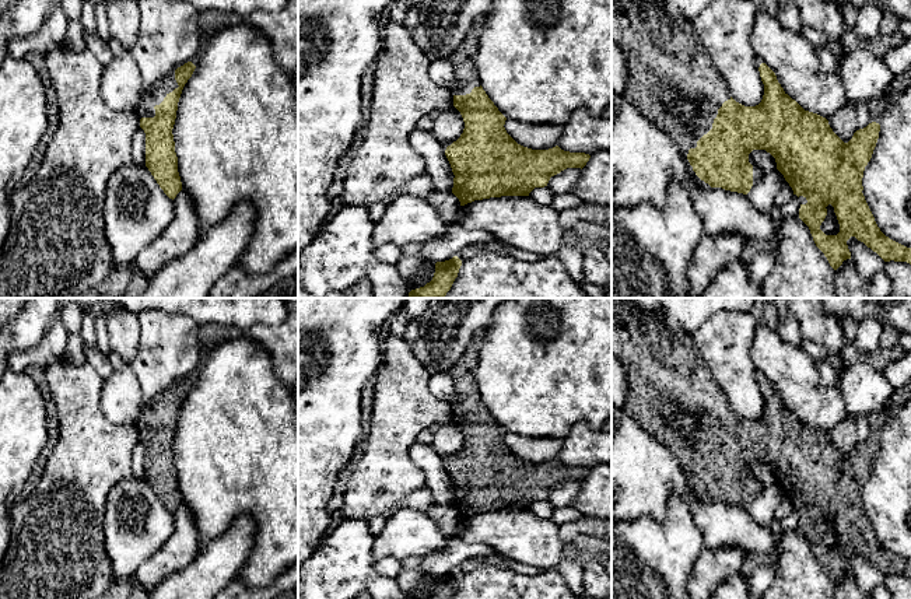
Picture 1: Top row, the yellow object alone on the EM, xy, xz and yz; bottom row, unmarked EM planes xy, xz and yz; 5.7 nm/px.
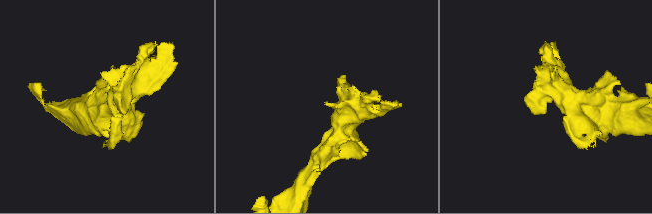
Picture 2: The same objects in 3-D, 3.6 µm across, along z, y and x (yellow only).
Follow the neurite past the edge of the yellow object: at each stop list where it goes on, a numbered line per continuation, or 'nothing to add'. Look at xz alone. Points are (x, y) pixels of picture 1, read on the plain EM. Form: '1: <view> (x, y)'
1: xz (462, 374)

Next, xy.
1: xy (146, 419)

